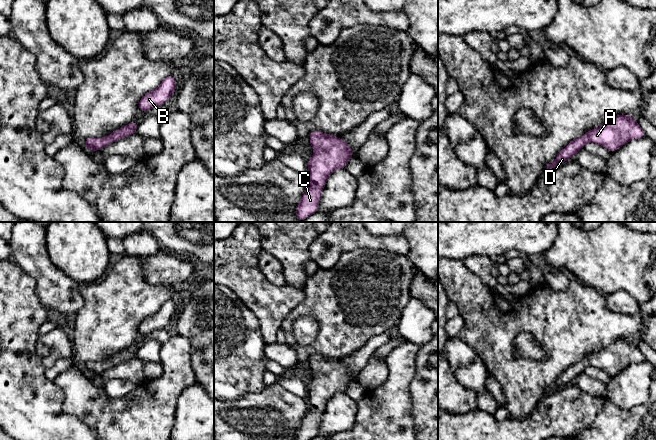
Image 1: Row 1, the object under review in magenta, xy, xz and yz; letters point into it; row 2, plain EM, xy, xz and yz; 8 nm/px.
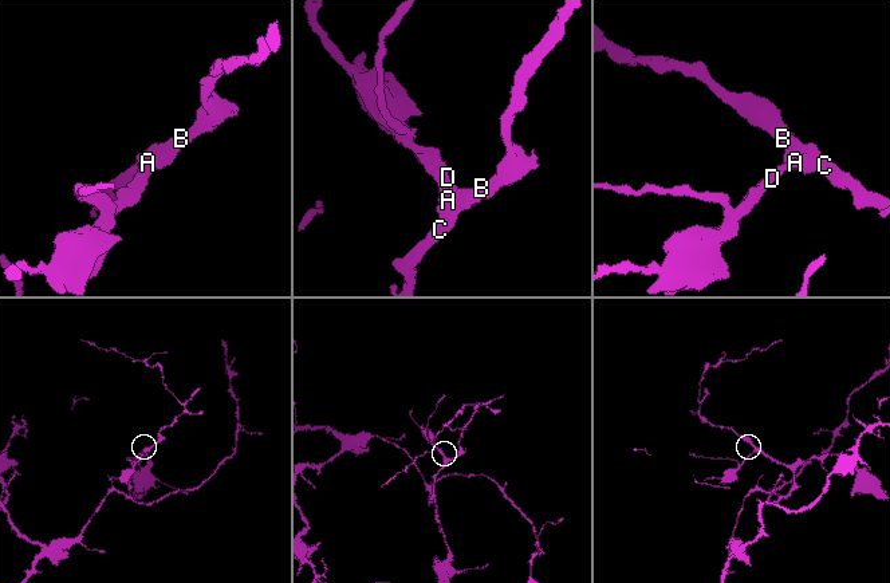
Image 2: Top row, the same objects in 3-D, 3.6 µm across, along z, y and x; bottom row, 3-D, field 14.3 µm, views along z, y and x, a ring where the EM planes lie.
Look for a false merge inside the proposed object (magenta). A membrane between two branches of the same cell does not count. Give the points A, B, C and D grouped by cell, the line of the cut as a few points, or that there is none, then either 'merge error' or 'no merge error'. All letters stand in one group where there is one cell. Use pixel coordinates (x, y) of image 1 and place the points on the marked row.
A B C D | no cut | no merge error

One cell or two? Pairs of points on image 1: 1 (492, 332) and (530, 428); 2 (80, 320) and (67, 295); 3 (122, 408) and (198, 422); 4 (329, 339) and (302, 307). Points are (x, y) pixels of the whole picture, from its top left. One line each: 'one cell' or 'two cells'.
1: two cells
2: two cells
3: two cells
4: one cell

